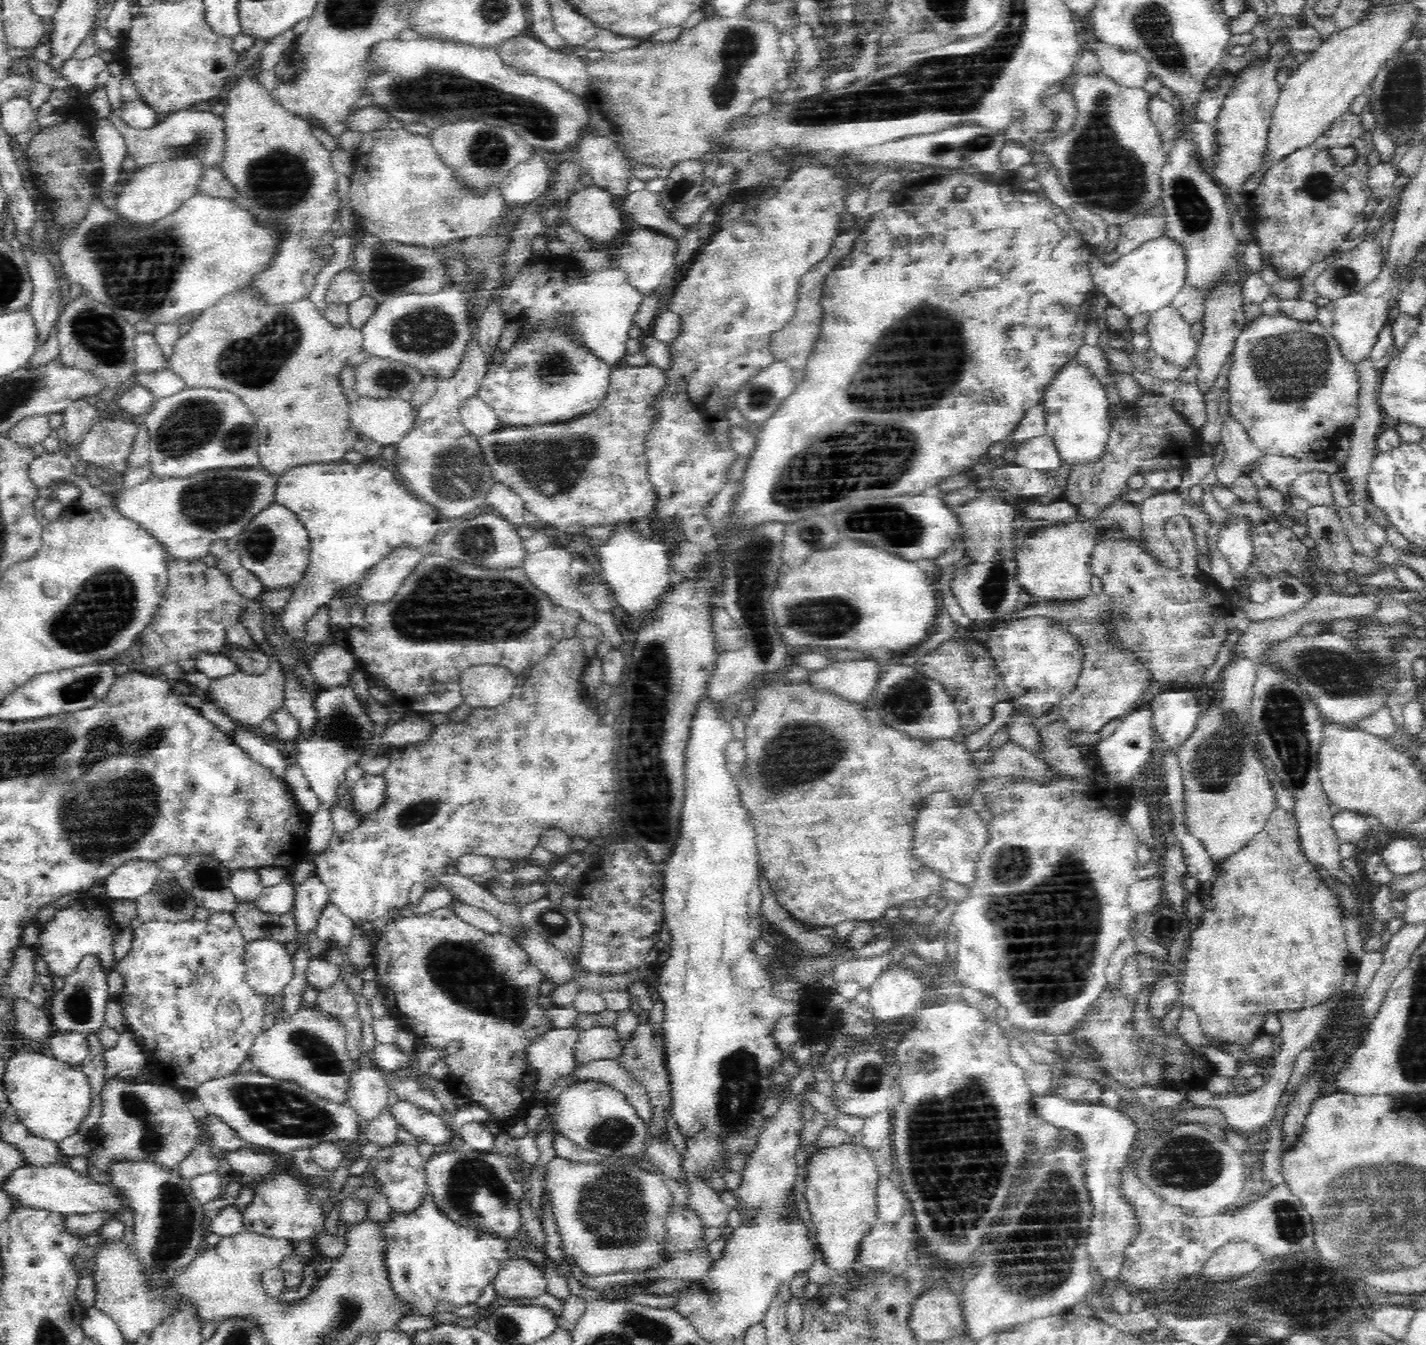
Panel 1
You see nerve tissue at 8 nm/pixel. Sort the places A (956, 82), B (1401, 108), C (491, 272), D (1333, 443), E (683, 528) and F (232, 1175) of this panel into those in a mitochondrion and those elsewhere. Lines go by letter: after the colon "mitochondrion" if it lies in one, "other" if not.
A: mitochondrion
B: mitochondrion
C: other
D: other
E: other
F: other

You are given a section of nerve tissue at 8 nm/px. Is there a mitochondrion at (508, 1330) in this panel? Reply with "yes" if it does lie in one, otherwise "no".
yes

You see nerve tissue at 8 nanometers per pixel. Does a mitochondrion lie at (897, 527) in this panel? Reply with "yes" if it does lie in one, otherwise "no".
yes

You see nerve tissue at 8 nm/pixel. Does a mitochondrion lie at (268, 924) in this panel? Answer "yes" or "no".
yes

